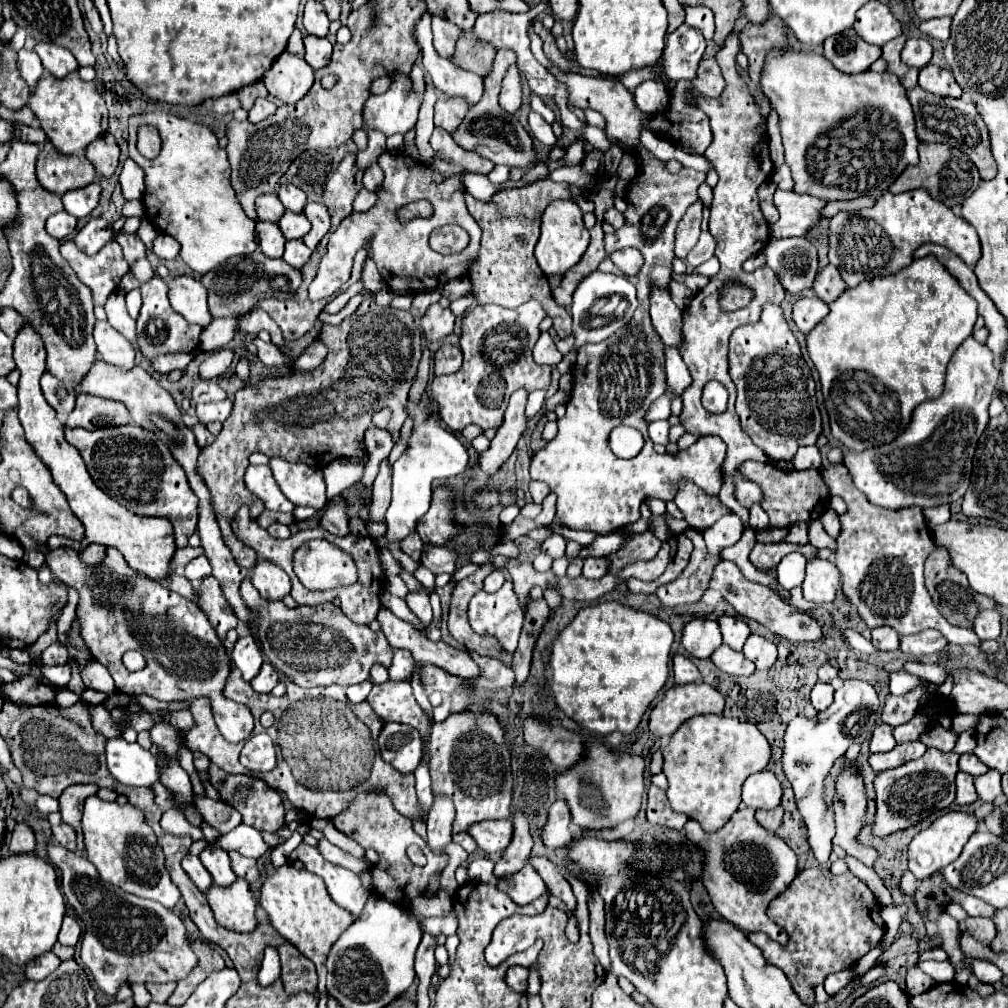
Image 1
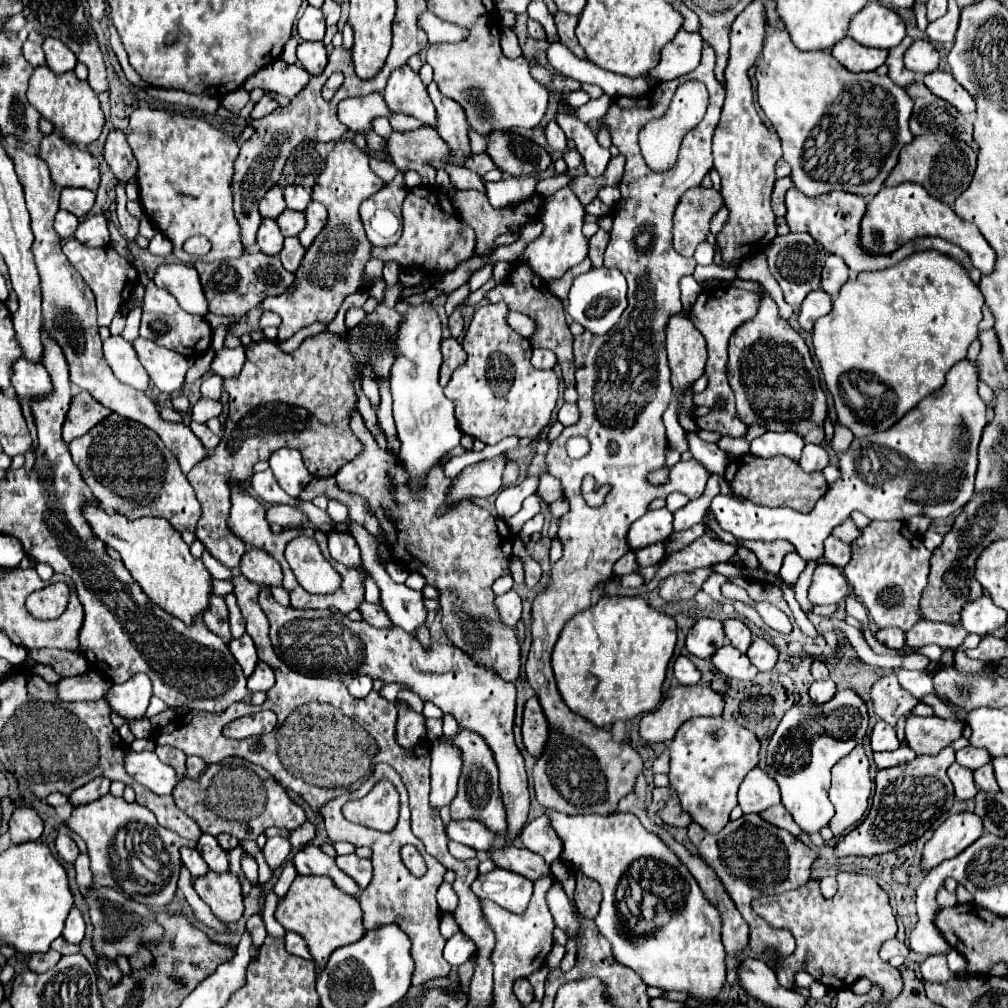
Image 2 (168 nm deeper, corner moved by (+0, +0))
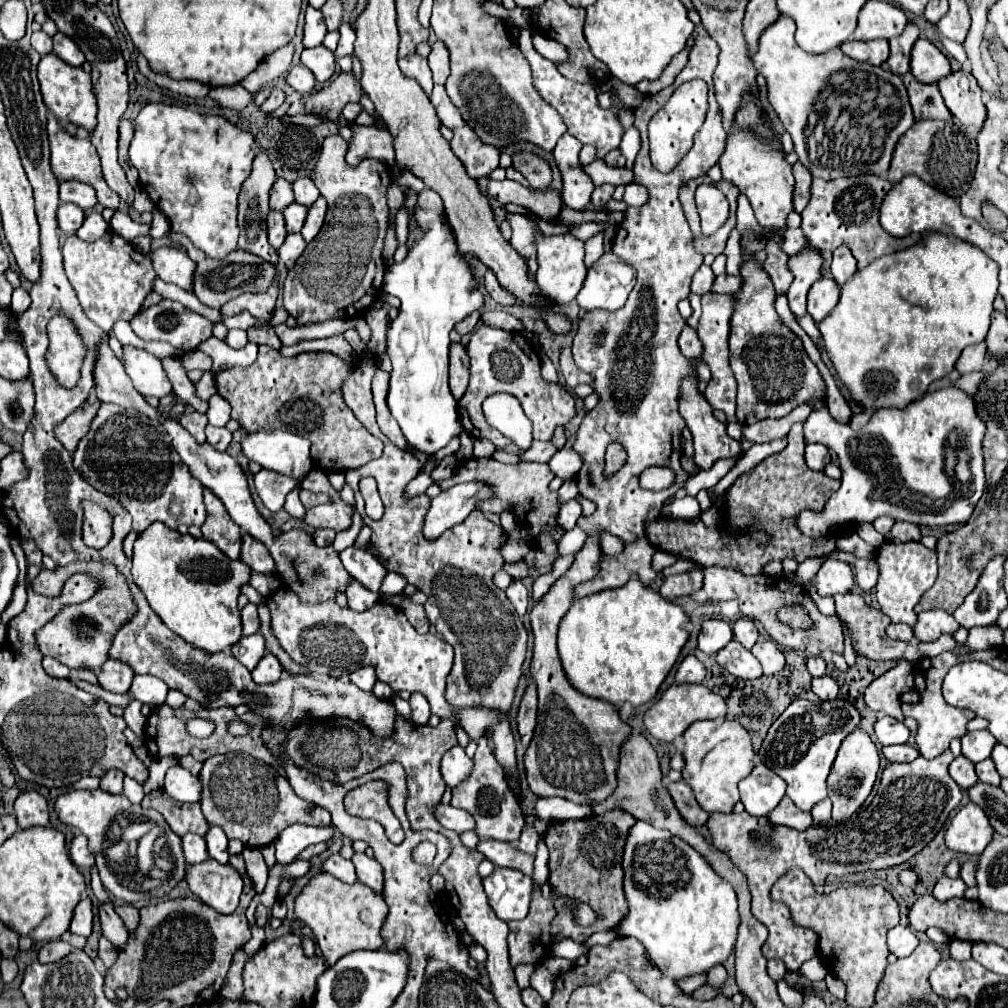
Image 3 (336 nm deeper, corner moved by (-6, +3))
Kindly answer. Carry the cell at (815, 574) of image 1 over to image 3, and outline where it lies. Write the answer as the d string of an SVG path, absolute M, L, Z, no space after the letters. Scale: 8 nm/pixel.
M826 560L816 574L816 586L820 596L846 594L854 586L852 568L840 560Z

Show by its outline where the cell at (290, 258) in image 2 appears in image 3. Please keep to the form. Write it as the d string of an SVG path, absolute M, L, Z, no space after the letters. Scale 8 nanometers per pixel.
M288 234L284 244L280 246L278 250L278 256L280 256L280 262L286 266L286 268L292 268L294 262L298 260L298 256L304 252L306 248L306 242L300 234Z

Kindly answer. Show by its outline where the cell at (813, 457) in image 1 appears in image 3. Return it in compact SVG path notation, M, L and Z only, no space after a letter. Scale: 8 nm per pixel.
M808 444L806 446L806 466L812 470L822 470L830 462L830 452L822 444Z

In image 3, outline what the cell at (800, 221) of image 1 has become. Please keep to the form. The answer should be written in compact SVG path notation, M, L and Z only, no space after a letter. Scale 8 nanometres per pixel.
M874 174L850 176L850 178L836 178L836 180L812 180L812 198L802 212L802 230L820 252L832 252L834 248L846 244L854 258L858 260L858 268L866 268L870 262L884 254L892 254L904 250L920 240L920 234L910 234L904 238L890 236L878 220L880 204L892 184L886 178Z

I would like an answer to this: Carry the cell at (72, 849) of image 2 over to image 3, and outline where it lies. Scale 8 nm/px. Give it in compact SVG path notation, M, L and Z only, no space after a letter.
M76 834L72 844L70 844L70 858L78 868L92 868L94 866L94 856L88 850L86 836Z

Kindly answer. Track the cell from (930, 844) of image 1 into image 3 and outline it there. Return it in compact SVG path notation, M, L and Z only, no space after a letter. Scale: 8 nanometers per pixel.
M968 802L958 810L958 814L950 822L950 828L946 830L946 846L954 852L982 854L990 844L992 834L994 830L984 810L974 802Z

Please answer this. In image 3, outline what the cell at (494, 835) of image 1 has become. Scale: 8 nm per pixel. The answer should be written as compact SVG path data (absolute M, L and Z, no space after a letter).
M438 804L434 810L434 818L448 830L454 830L458 834L466 832L466 830L474 830L474 818L462 810L462 808L454 808L450 804Z

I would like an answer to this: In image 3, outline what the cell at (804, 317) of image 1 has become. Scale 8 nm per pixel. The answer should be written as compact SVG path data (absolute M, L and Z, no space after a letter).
M822 276L812 284L808 292L808 314L814 318L814 322L822 322L838 304L838 298L840 286L832 278Z

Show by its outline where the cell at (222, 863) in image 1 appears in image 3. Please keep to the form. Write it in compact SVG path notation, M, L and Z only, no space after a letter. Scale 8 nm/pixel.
M210 826L208 832L204 834L204 840L208 844L208 854L210 858L218 860L220 864L228 864L228 838L220 826Z

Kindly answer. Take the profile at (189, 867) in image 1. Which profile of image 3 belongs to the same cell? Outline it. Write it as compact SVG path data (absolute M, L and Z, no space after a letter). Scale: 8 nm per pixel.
M184 834L182 836L182 852L184 852L184 858L188 864L198 864L198 862L204 862L208 858L208 852L206 852L206 840L200 836L200 834Z

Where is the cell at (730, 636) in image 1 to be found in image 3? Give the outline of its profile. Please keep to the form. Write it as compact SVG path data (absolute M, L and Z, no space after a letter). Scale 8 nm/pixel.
M740 618L732 628L734 628L734 638L736 638L746 650L750 650L750 648L756 644L756 640L758 640L758 628L756 628L756 624L754 624L752 620Z

